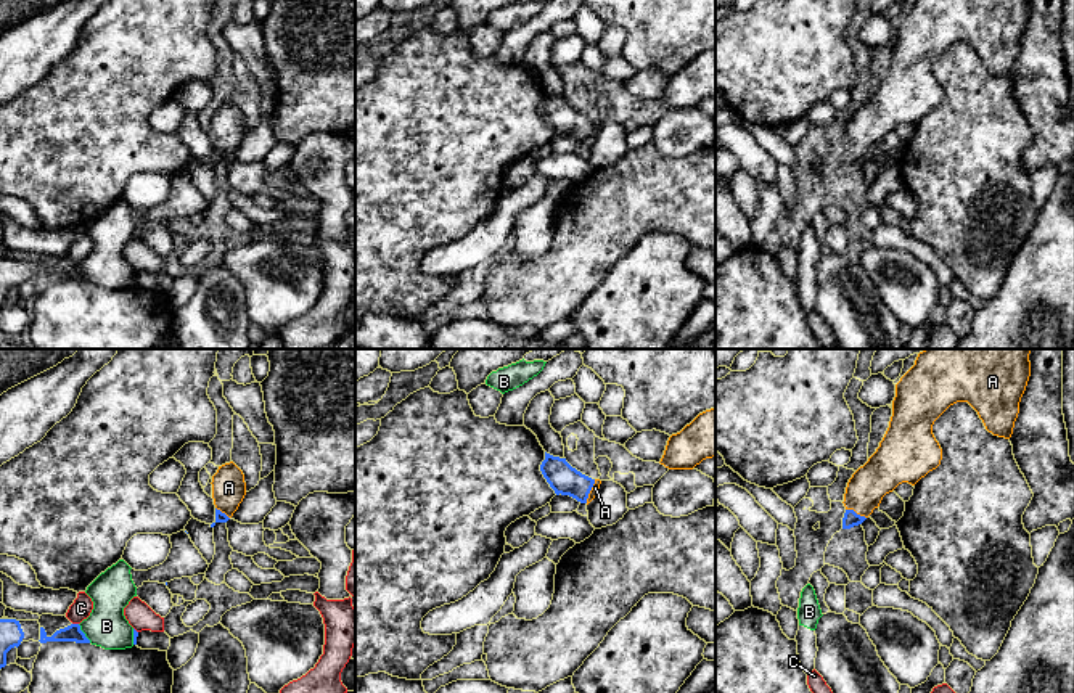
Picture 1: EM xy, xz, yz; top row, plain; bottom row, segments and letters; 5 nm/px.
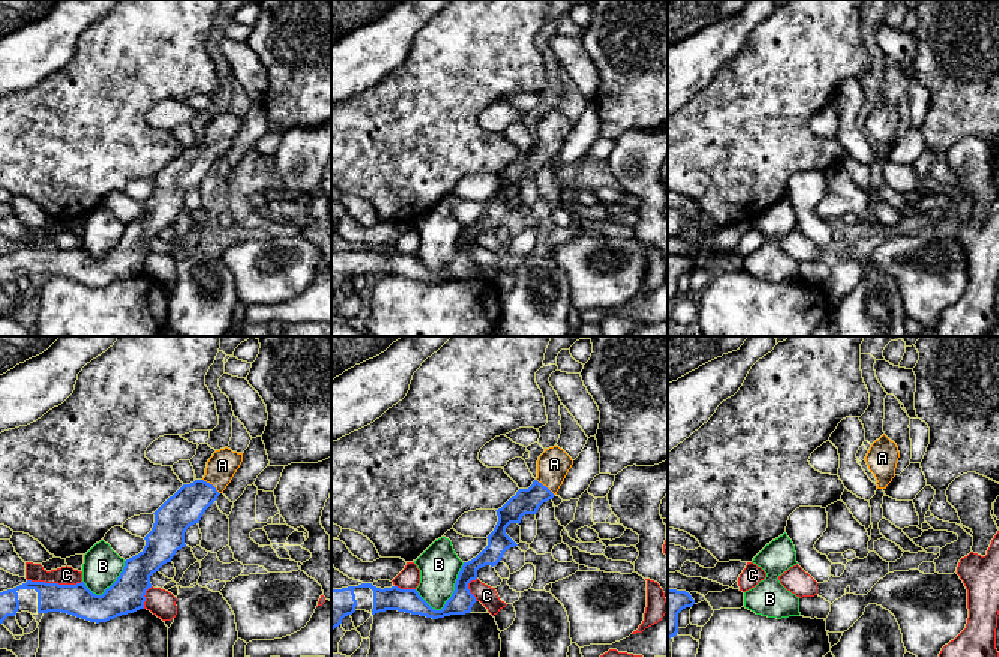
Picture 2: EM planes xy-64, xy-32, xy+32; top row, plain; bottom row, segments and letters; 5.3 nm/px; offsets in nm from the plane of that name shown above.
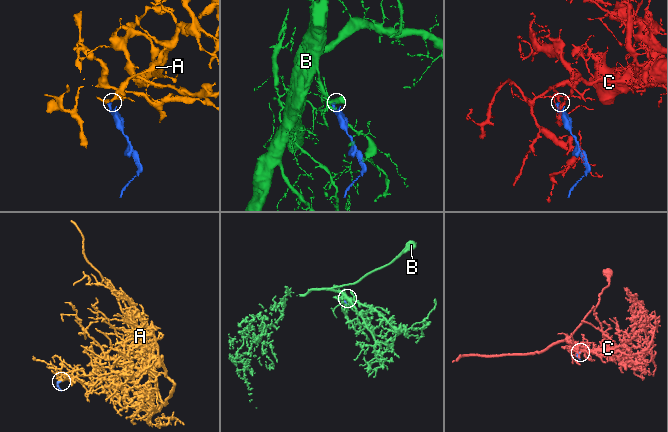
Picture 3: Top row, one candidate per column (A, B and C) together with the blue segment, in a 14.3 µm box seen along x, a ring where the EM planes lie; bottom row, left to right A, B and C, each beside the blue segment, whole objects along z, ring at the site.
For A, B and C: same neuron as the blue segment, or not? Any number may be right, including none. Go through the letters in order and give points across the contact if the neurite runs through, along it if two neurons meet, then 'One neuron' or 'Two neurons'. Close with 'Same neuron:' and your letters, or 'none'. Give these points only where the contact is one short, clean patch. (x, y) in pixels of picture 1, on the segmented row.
A: Path across: xz (565, 479), (590, 489), (595, 487). One neuron
B: Two neurons
C: Two neurons
Same neuron: A

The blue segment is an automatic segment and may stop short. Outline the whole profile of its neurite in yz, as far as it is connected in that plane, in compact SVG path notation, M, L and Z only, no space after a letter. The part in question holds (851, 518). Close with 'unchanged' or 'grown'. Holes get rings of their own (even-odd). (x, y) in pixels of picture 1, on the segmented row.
M924 349L920 352L915 365L896 384L892 416L879 447L847 482L842 502L846 506L842 529L862 524L879 506L883 497L899 484L908 482L915 486L941 465L942 449L933 434L933 424L950 405L968 402L978 412L989 433L1010 439L1019 413L1019 402L1031 376L1029 354L1031 349Z | grown

